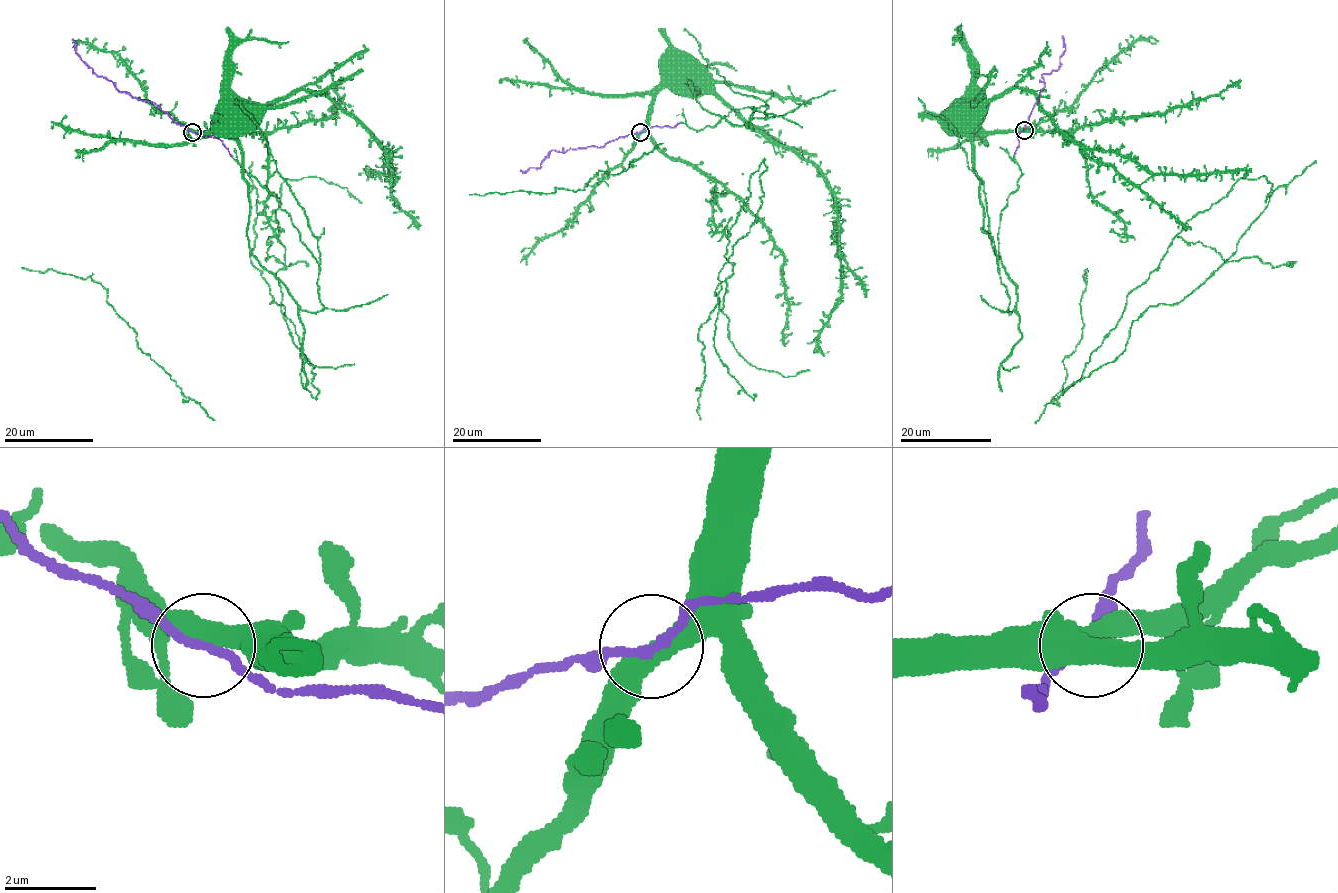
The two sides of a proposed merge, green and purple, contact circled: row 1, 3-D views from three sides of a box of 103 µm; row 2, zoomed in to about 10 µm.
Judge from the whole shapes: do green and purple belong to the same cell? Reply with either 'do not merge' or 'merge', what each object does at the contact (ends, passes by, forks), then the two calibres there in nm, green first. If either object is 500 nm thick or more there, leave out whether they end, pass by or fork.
merge; green passes by; purple passes by; 440 nm thick on the green side, 180 nm on the other

